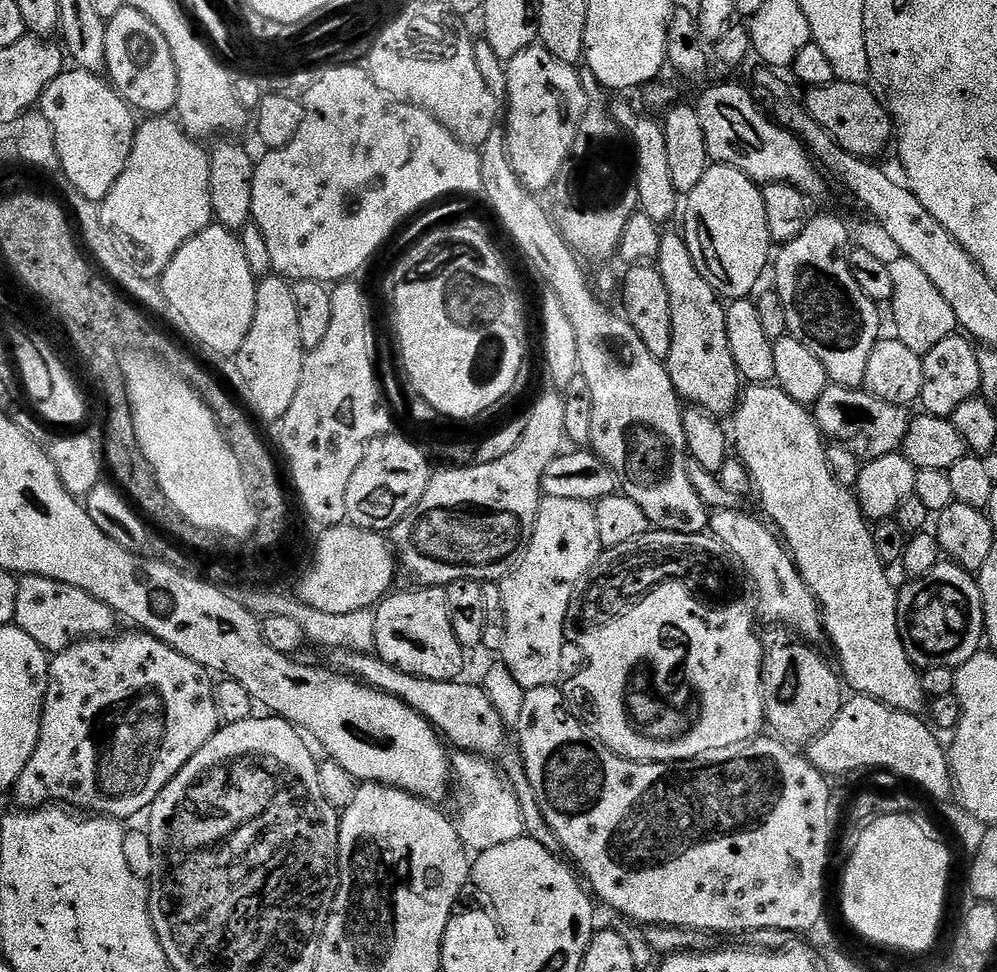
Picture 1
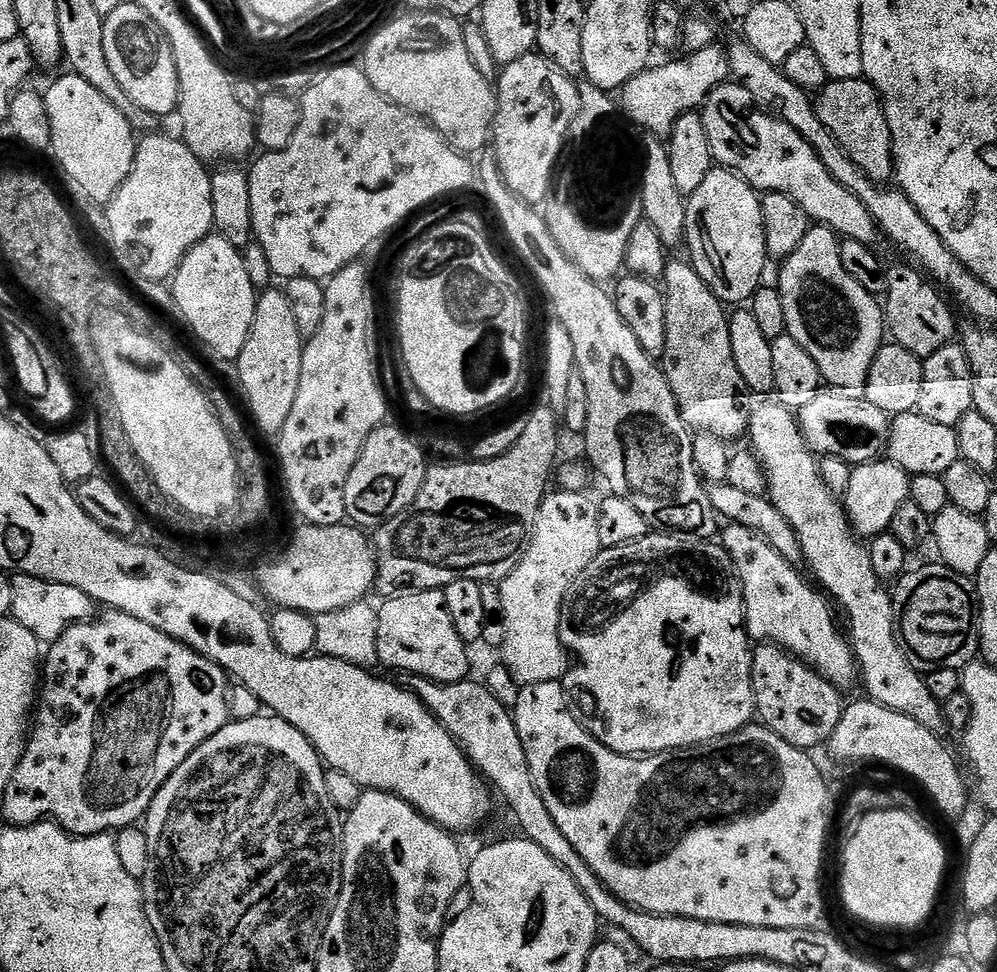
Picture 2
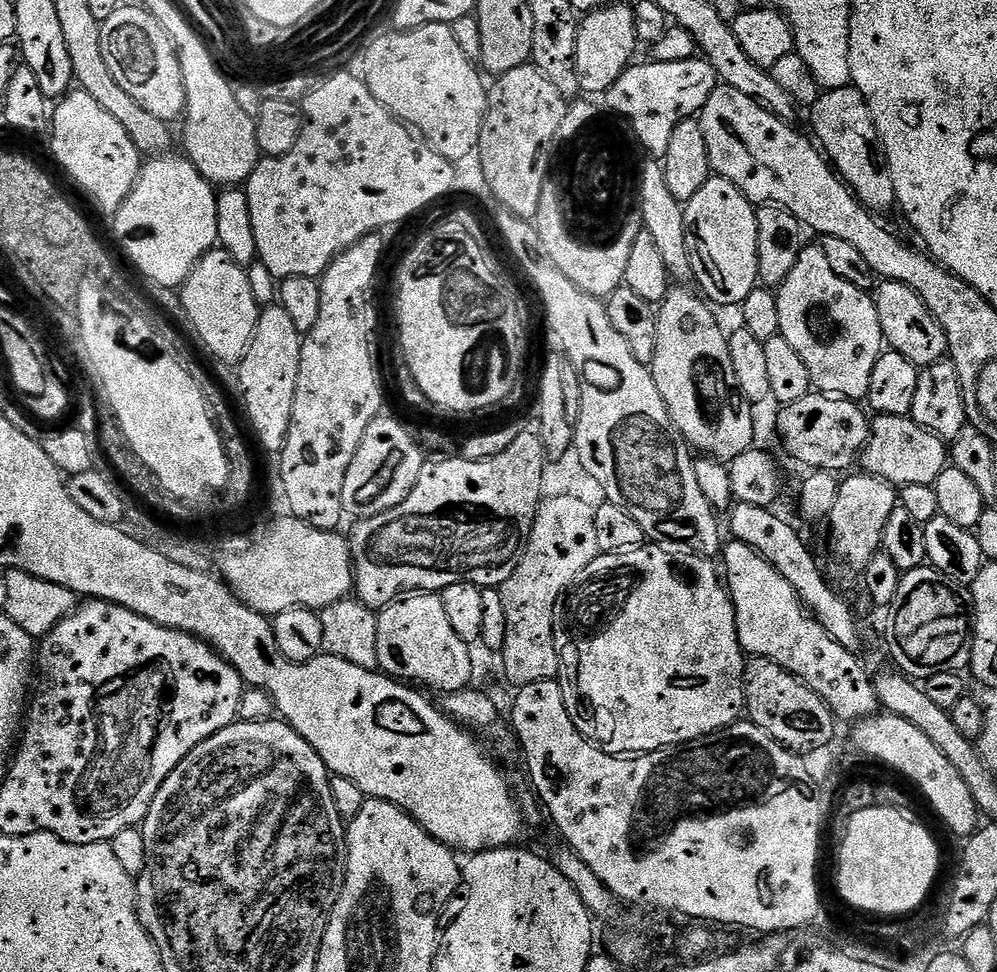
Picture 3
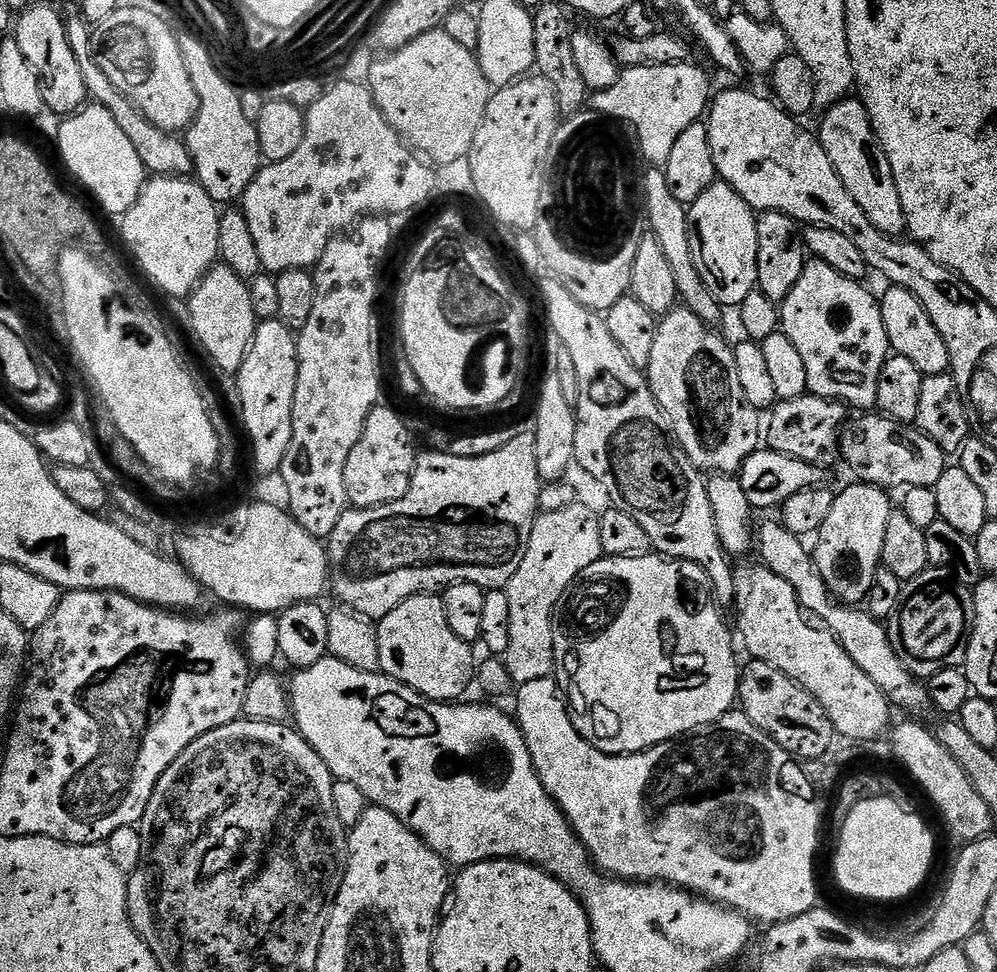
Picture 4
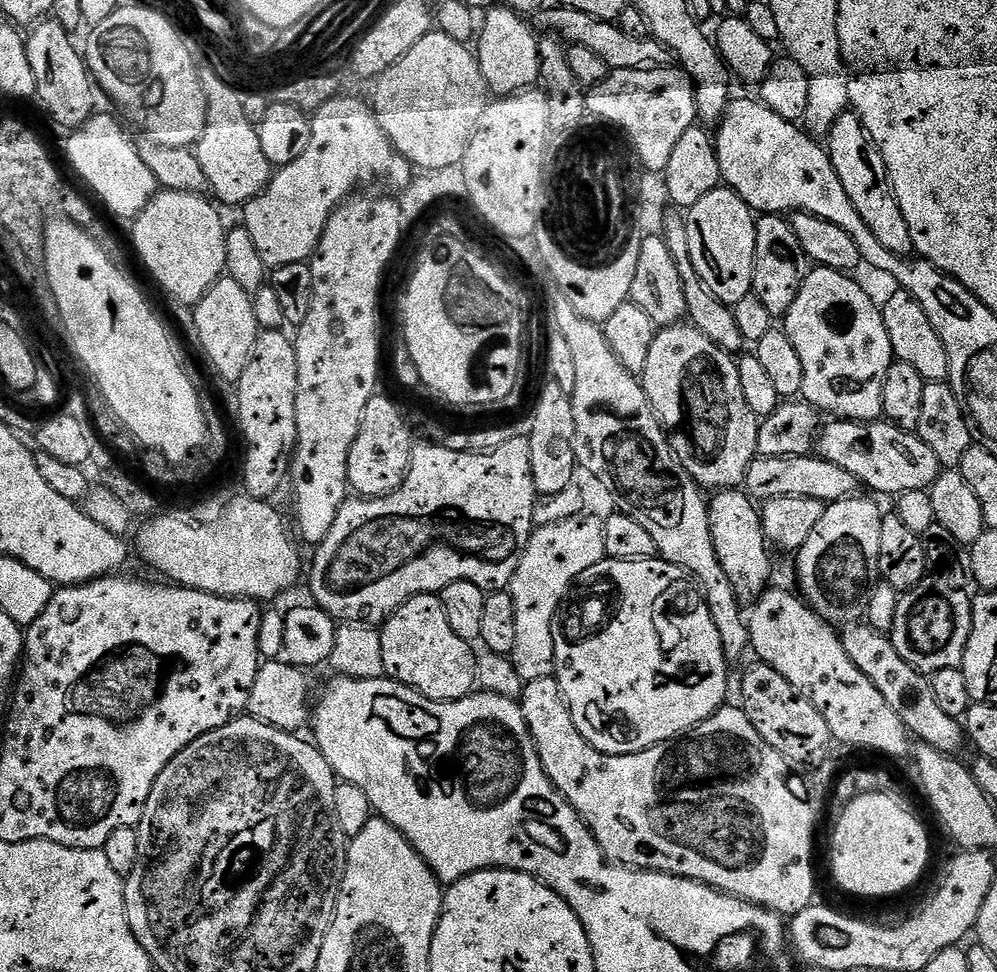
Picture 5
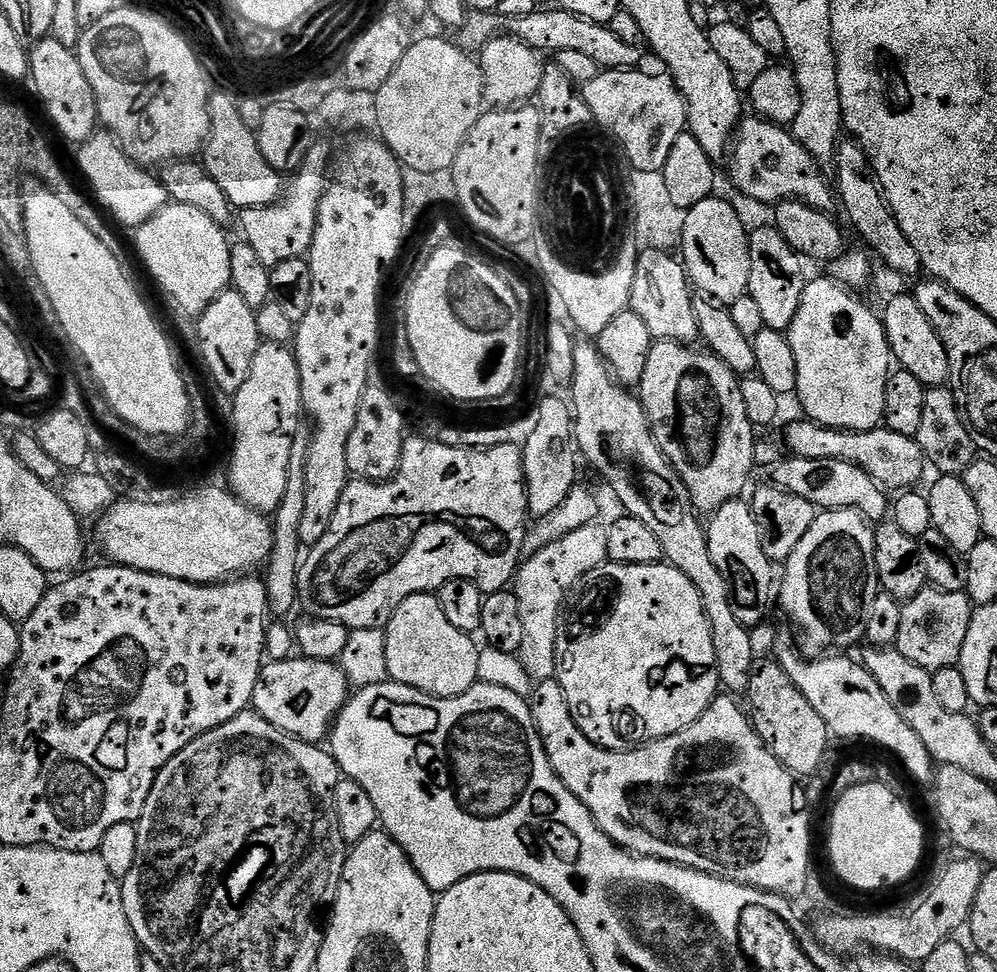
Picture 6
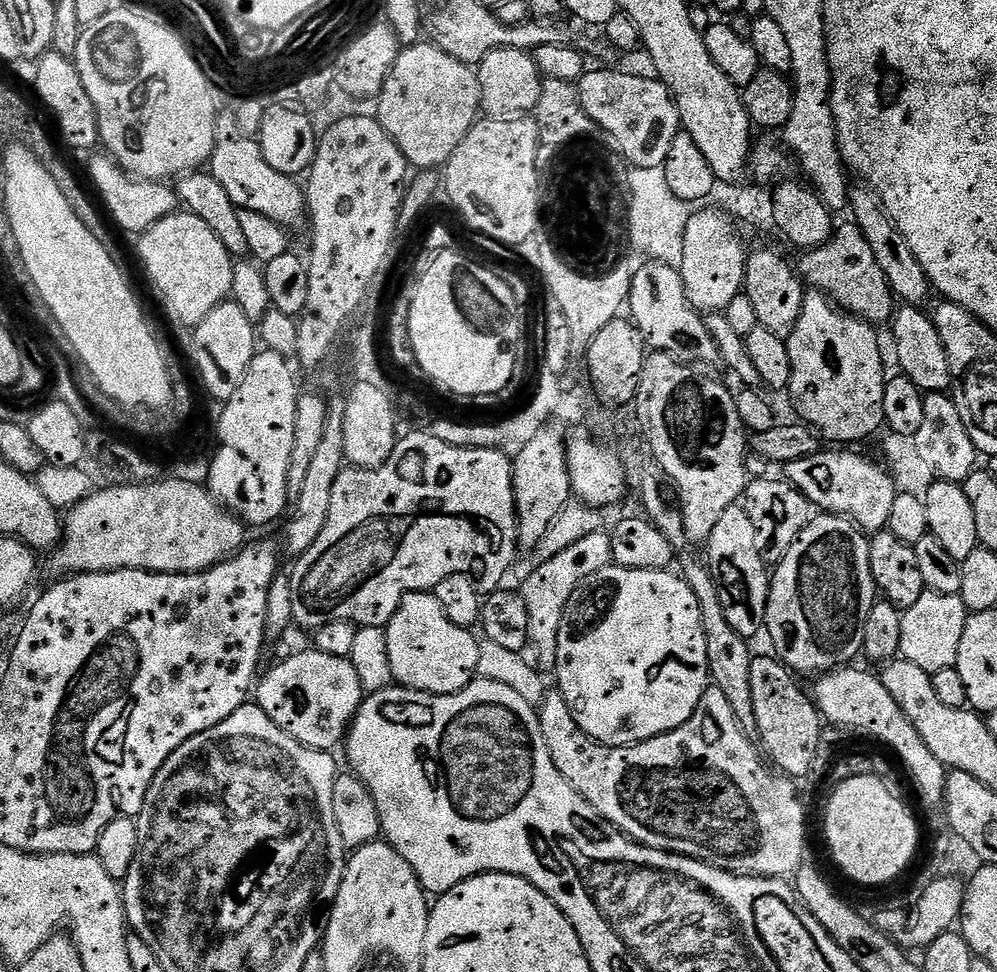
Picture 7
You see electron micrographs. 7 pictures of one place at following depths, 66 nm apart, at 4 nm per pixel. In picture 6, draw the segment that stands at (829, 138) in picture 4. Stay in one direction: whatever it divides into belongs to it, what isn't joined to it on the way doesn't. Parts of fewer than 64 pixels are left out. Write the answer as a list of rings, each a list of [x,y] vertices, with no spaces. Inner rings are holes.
[[[851,138],[845,139],[839,145],[834,161],[835,168],[834,184],[838,189],[839,203],[840,200],[844,203],[844,212],[848,215],[849,222],[856,227],[857,234],[869,244],[867,247],[871,249],[874,256],[874,251],[876,251],[875,259],[877,261],[879,261],[878,259],[884,260],[885,266],[900,276],[917,275],[916,277],[919,277],[922,269],[918,250],[914,250],[910,238],[906,238],[906,234],[902,234],[902,226],[898,226],[894,214],[890,210],[888,200],[880,189],[880,181],[876,179],[872,161],[864,153],[863,146]]]

